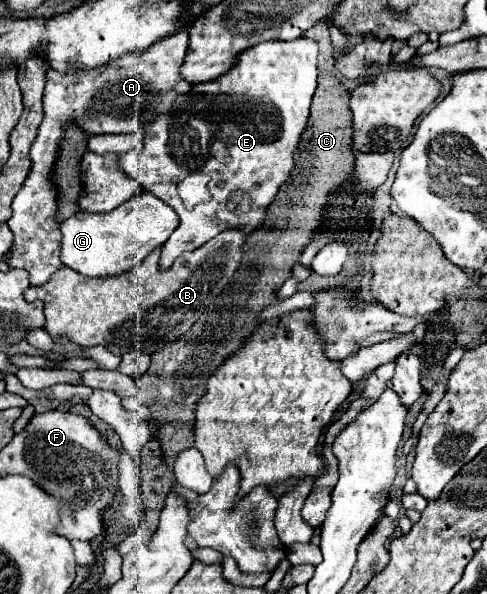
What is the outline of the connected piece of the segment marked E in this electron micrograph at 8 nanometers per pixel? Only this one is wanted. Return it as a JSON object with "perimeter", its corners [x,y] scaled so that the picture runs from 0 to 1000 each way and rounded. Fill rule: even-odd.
{"perimeter":[[[628,59],[595,72],[534,72],[497,89],[464,126],[431,140],[398,143],[386,160],[361,167],[353,190],[329,194],[320,207],[308,207],[296,224],[296,251],[287,254],[283,271],[275,271],[275,258],[246,261],[246,281],[275,298],[296,322],[329,332],[370,365],[370,379],[333,416],[329,453],[345,453],[374,423],[398,423],[464,386],[493,386],[513,396],[522,386],[538,382],[550,345],[604,285],[604,258],[628,217],[637,173],[649,153],[649,96],[653,72]],[[407,200],[448,214],[448,221],[431,227],[431,237],[407,227]]]}

